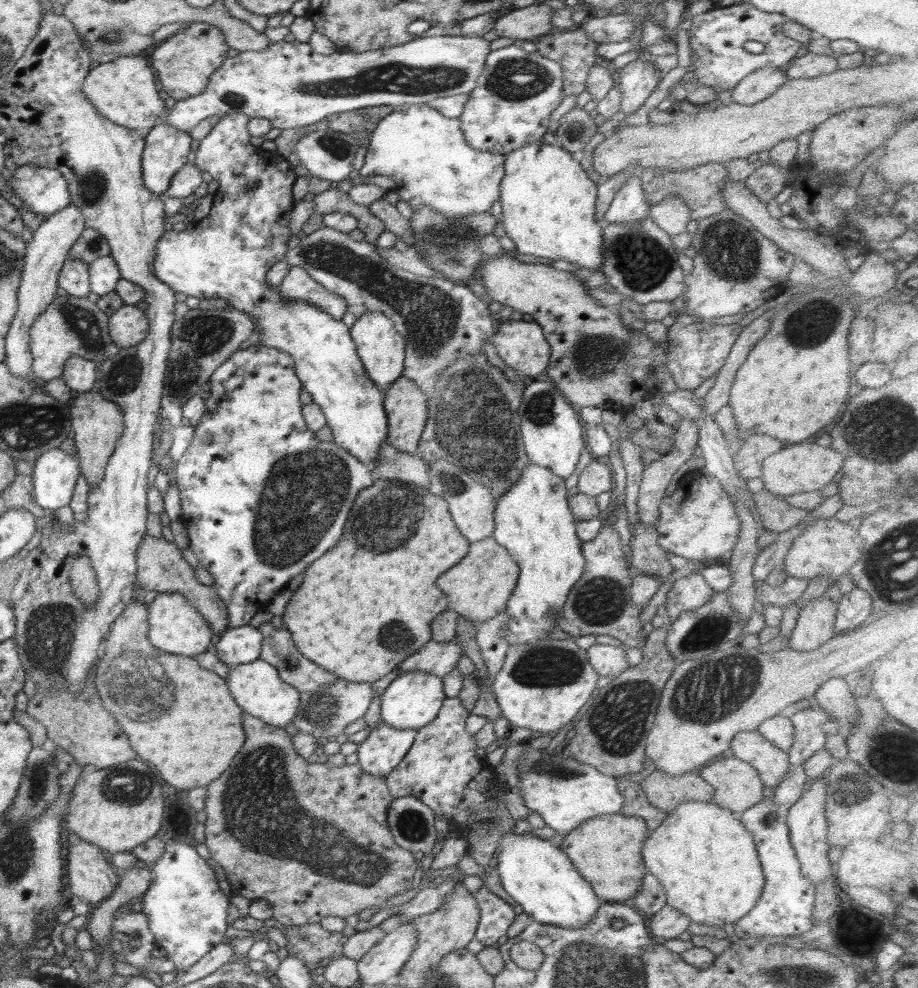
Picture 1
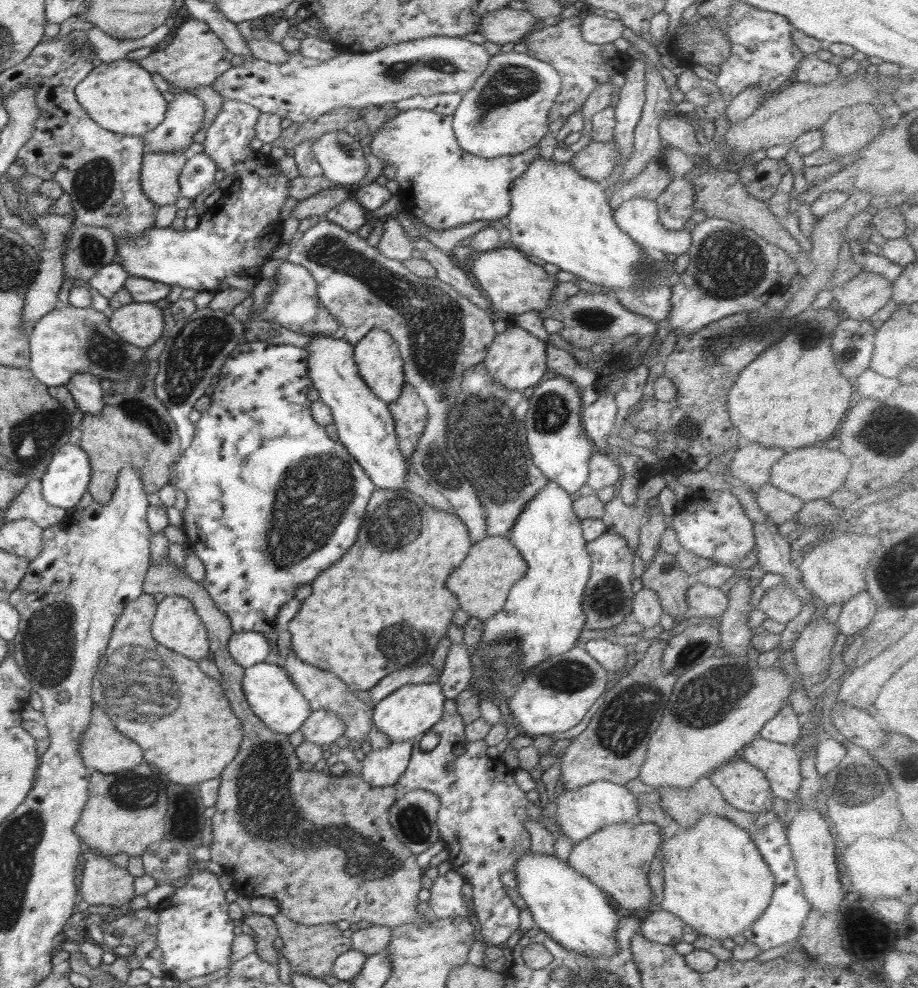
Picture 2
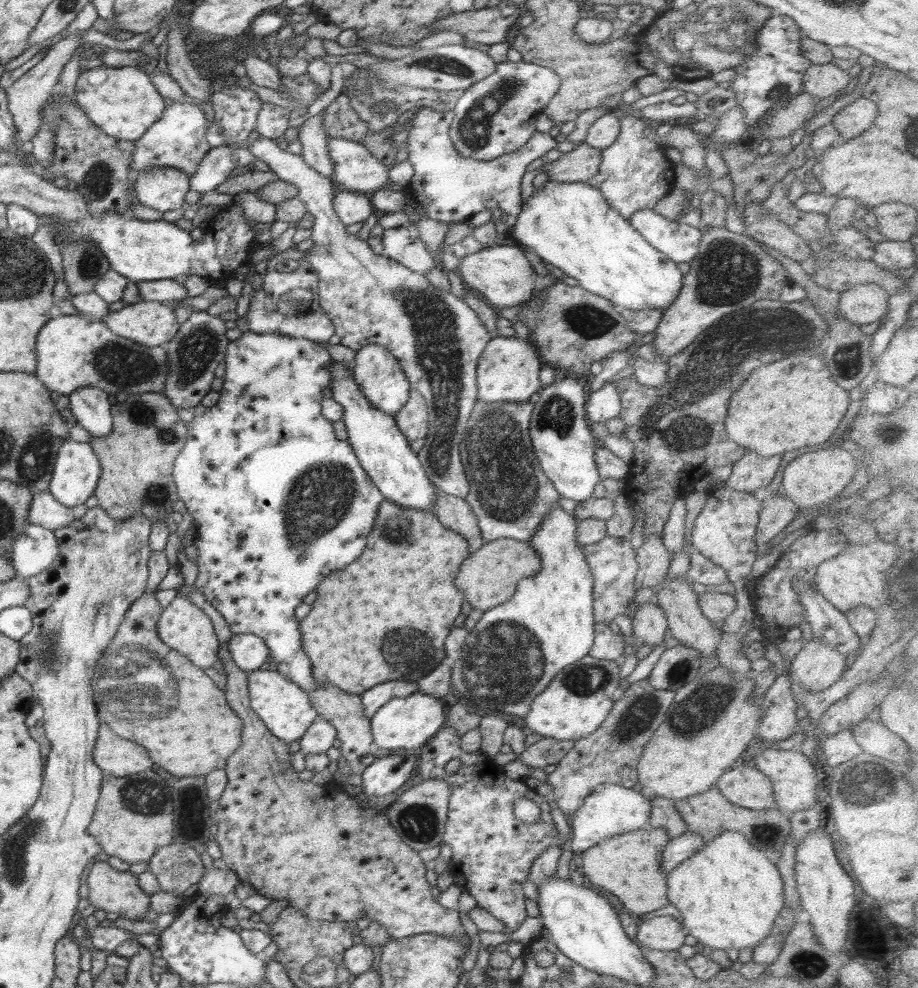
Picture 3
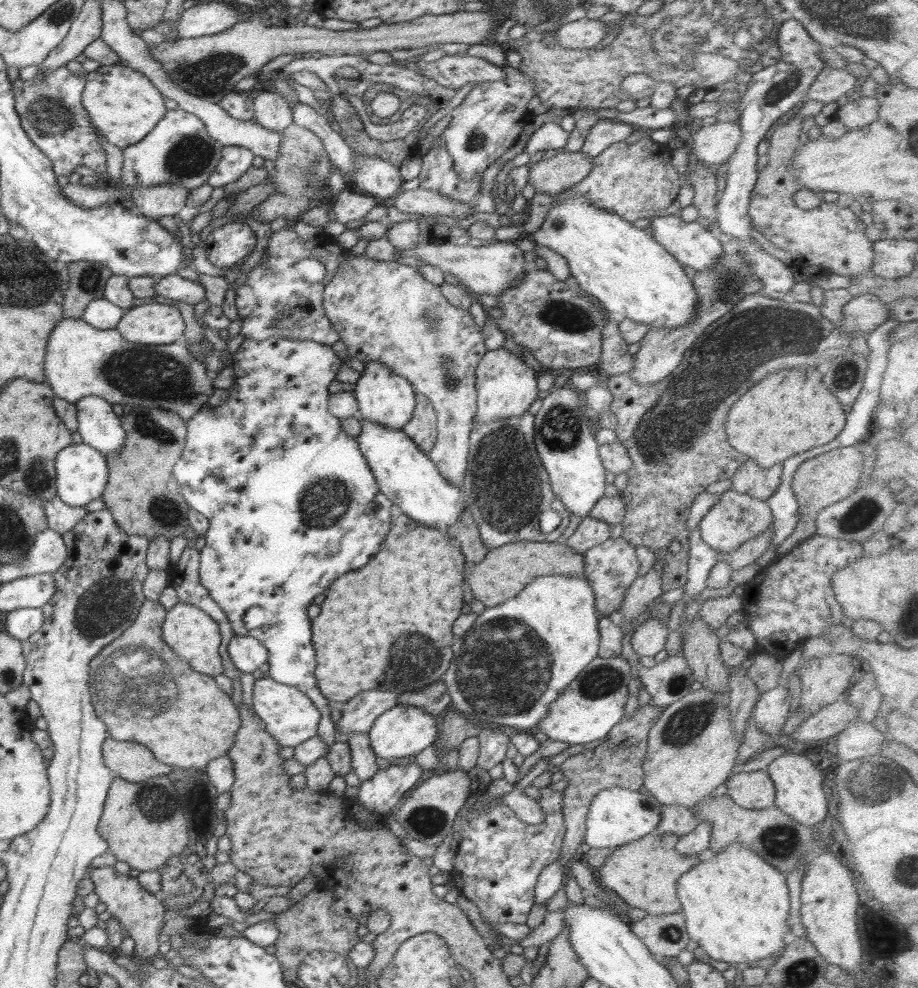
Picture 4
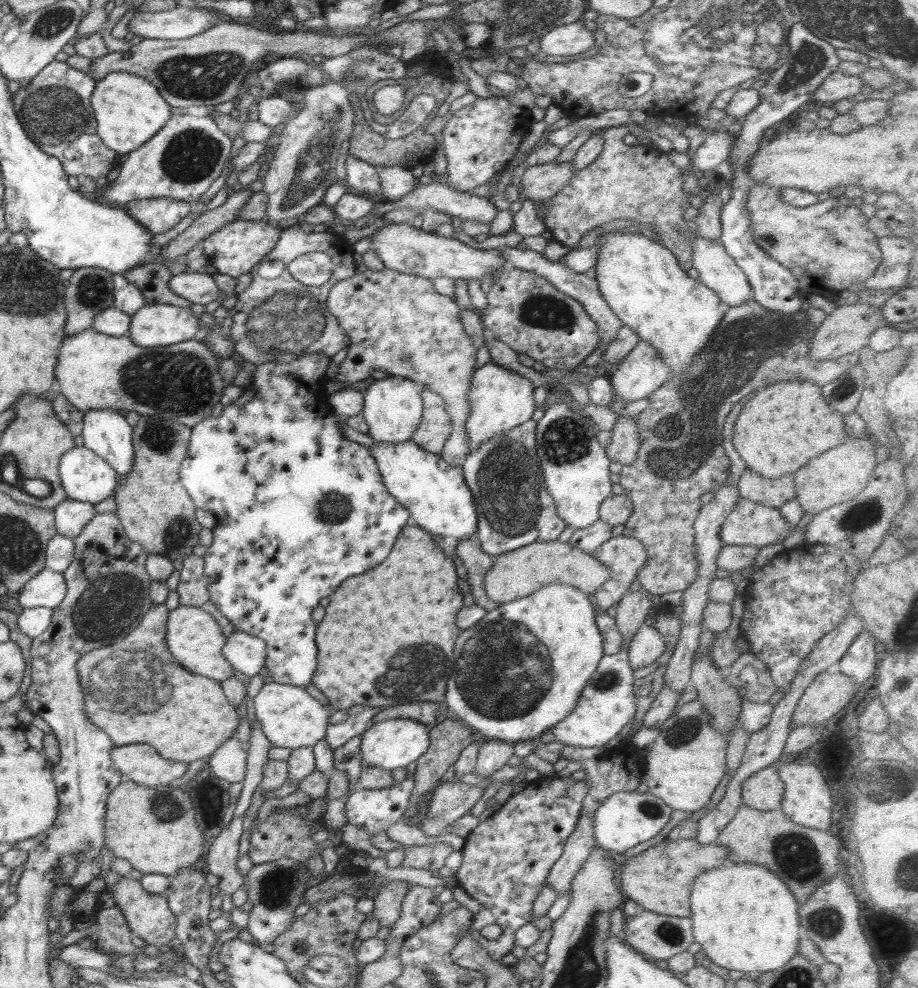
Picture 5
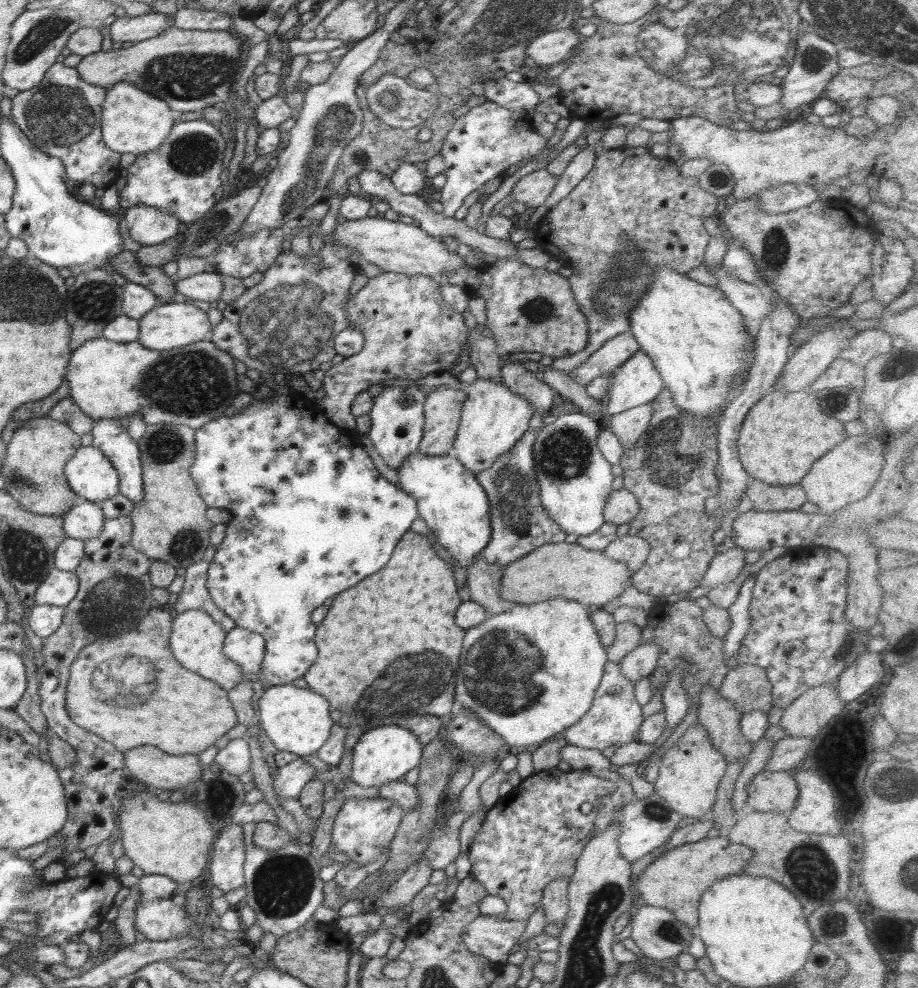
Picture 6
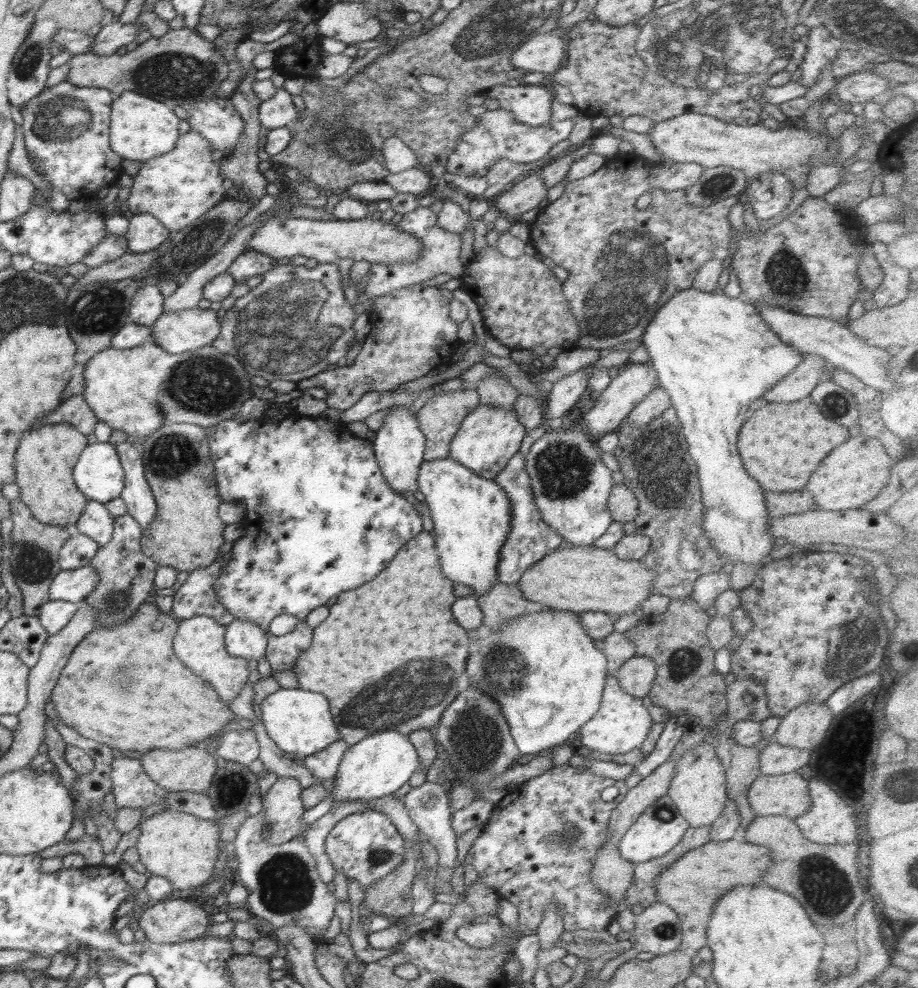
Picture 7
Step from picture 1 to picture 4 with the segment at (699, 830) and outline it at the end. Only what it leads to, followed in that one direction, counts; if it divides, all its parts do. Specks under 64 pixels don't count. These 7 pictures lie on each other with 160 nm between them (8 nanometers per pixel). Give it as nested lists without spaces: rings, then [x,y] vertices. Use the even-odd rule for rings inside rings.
[[[732,843],[719,853],[715,853],[711,859],[694,865],[677,880],[677,895],[689,937],[698,942],[710,958],[732,966],[780,957],[792,937],[790,931],[792,921],[787,921],[790,897],[784,880],[786,875],[782,874],[759,854],[740,843]]]

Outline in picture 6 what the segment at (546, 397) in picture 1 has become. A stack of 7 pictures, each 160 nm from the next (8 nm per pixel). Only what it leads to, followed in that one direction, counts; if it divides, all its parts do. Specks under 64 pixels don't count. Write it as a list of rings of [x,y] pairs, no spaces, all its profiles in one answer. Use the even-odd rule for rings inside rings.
[[[568,412],[538,431],[533,444],[533,459],[542,507],[566,534],[580,537],[595,533],[606,522],[603,511],[613,492],[615,479],[611,464],[597,445],[601,425],[590,416]]]

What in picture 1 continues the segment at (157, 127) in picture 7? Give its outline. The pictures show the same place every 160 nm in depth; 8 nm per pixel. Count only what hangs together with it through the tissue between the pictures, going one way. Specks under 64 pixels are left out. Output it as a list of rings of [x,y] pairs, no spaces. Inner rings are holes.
[[[146,55],[122,56],[92,68],[84,80],[82,90],[103,117],[118,126],[140,133],[142,129],[152,130],[160,124],[160,114],[166,109],[156,91],[154,73]]]

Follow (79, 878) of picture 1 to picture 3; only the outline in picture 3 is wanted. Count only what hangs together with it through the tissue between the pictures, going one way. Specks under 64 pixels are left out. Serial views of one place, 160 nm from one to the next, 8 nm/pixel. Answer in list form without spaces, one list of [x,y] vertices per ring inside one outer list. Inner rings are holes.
[[[104,858],[95,859],[90,864],[83,882],[86,896],[96,909],[102,909],[107,913],[116,912],[128,920],[143,920],[144,914],[148,912],[150,895],[140,888],[137,875],[131,874],[130,871],[114,869]]]

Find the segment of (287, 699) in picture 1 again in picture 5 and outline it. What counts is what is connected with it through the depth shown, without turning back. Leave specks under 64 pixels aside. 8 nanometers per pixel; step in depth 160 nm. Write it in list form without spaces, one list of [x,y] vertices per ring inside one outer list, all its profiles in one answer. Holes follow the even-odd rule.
[[[274,681],[264,683],[253,701],[257,721],[273,746],[296,750],[303,746],[313,747],[325,738],[332,711],[314,699],[305,688]]]

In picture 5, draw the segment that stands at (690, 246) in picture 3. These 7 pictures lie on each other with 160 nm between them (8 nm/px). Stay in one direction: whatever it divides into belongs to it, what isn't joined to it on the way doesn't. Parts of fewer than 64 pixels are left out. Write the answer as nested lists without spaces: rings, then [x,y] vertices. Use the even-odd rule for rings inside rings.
[[[696,237],[691,249],[693,267],[699,274],[697,280],[718,294],[723,304],[738,306],[750,298],[752,287],[747,276],[719,240]]]

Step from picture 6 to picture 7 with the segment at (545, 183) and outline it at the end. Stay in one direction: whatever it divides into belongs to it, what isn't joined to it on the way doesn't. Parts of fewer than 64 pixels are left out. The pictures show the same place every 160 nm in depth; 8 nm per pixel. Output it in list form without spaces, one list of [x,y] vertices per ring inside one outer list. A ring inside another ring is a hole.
[[[529,175],[515,185],[511,185],[497,198],[496,206],[502,215],[515,220],[524,212],[539,206],[547,198],[547,186],[537,175]]]

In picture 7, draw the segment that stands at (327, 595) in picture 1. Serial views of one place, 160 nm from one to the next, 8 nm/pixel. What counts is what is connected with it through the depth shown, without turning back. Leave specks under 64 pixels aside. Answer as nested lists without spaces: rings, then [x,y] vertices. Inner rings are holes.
[[[422,530],[418,536],[406,541],[394,556],[392,566],[388,564],[388,568],[372,582],[366,582],[362,590],[354,588],[338,596],[336,604],[330,606],[330,616],[314,628],[312,646],[296,659],[292,671],[298,678],[298,688],[320,692],[328,698],[331,717],[348,746],[382,731],[393,730],[406,736],[410,731],[420,729],[434,731],[446,707],[467,685],[467,660],[477,647],[468,638],[467,630],[460,628],[452,616],[450,606],[456,596],[452,592],[452,582],[440,570],[436,554],[435,535],[428,531]]]

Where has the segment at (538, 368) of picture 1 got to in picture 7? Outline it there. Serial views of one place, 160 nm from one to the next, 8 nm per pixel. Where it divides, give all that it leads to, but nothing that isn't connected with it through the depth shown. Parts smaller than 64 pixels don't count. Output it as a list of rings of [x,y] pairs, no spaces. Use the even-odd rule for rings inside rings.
[[[480,403],[464,417],[458,432],[451,439],[449,457],[481,478],[494,480],[508,460],[519,453],[525,433],[524,425],[514,410]]]

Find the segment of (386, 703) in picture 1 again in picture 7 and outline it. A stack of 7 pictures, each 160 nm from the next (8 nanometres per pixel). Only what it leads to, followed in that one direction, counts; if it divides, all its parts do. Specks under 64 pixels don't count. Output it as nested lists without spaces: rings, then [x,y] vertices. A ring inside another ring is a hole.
[[[393,730],[371,734],[347,747],[335,774],[333,792],[330,793],[330,797],[334,798],[332,808],[345,802],[368,802],[392,794],[409,781],[418,767],[417,750],[405,734]]]

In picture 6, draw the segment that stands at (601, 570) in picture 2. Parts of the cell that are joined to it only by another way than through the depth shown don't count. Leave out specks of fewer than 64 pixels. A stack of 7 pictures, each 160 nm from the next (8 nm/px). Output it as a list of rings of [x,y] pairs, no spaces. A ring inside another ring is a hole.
[[[627,534],[608,544],[603,554],[612,560],[625,562],[633,574],[643,566],[649,556],[649,544],[641,537]]]

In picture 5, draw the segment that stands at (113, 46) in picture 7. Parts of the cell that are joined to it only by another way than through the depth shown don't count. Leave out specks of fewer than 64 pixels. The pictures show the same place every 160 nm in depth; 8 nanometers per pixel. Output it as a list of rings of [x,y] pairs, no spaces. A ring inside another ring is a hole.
[[[178,6],[174,10],[138,13],[128,25],[136,37],[180,41],[212,28],[223,17],[205,10]]]

